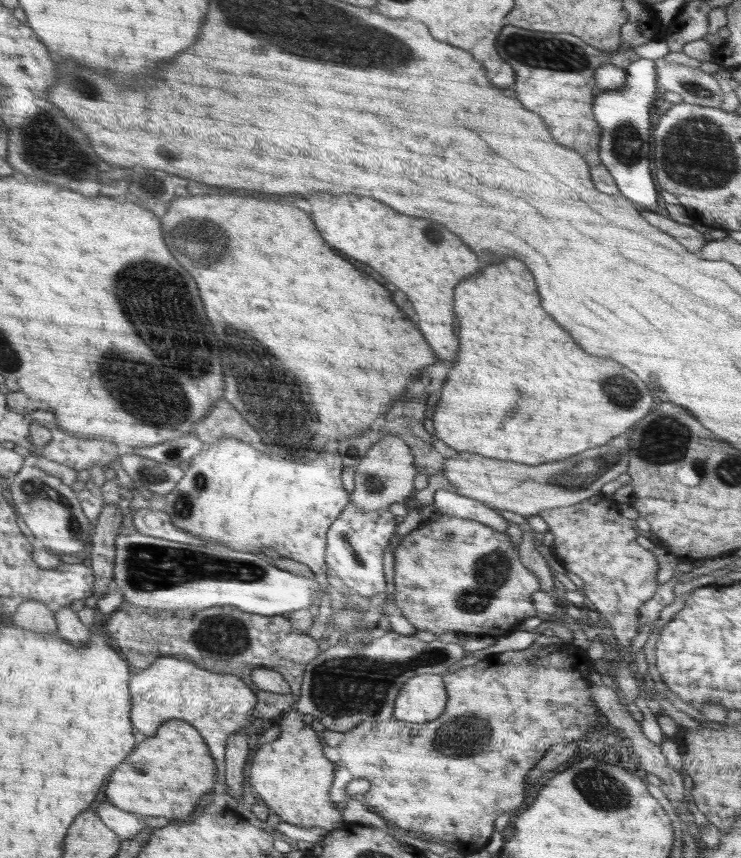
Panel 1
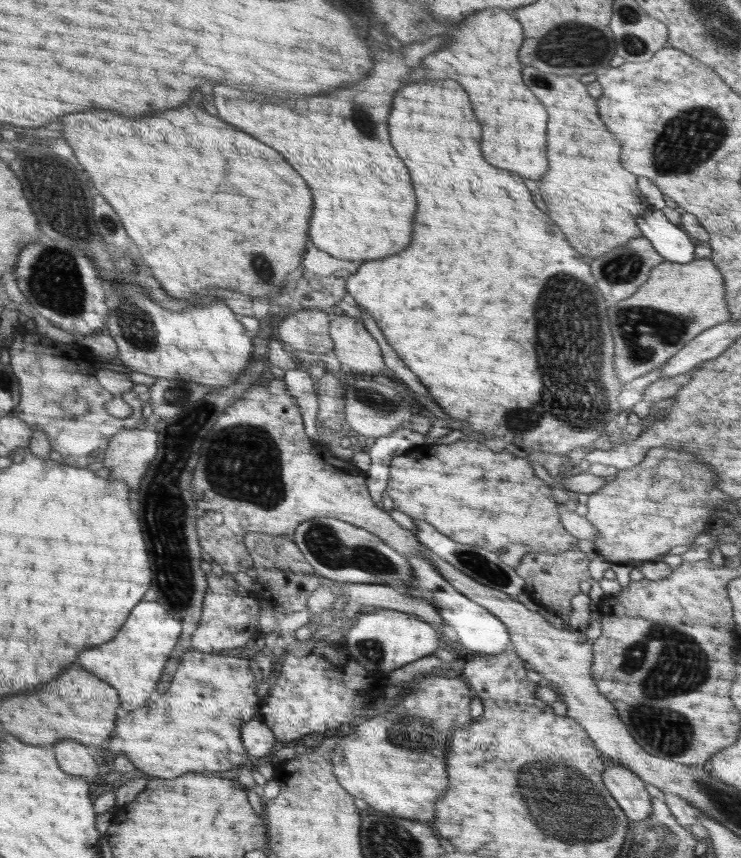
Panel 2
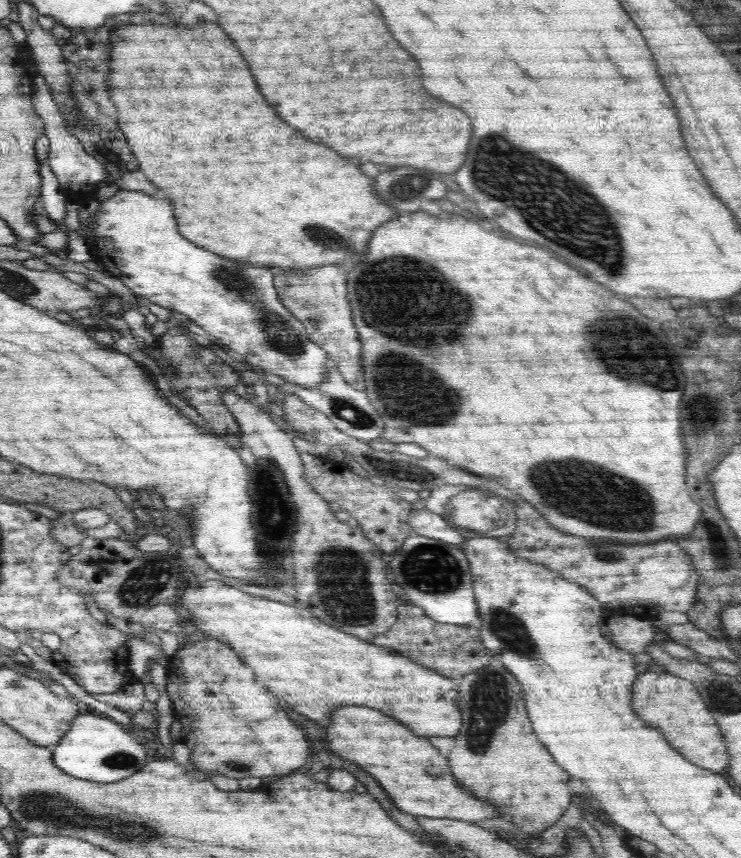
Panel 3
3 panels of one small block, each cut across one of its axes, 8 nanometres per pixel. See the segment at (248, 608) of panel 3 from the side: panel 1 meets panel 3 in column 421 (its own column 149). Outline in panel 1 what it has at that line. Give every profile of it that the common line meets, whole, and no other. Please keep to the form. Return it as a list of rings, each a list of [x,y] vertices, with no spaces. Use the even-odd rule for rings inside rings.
[[[172,655],[160,657],[148,669],[139,670],[130,678],[134,712],[134,728],[140,733],[155,736],[158,727],[170,720],[189,722],[201,735],[203,742],[214,758],[218,770],[217,782],[224,789],[225,743],[231,734],[237,734],[252,721],[252,713],[258,704],[253,691],[241,678],[226,673],[215,673],[192,661]]]

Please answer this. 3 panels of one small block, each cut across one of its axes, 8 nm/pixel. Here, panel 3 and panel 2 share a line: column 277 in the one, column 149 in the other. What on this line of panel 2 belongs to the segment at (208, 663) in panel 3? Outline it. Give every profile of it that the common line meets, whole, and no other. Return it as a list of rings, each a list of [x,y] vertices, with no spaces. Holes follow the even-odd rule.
[[[192,649],[182,654],[170,688],[150,710],[136,710],[128,714],[130,718],[118,718],[118,734],[114,734],[110,746],[106,746],[106,754],[108,758],[122,754],[134,768],[160,778],[178,778],[186,772],[200,770],[230,770],[242,766],[246,760],[246,750],[240,742],[240,726],[258,714],[260,704],[248,659]]]

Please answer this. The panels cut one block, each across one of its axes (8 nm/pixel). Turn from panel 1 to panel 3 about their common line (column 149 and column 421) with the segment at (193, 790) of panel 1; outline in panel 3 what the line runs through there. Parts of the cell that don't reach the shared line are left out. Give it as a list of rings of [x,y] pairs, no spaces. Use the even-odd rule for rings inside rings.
[[[342,706],[342,708],[336,708],[336,710],[332,710],[330,720],[332,720],[332,724],[326,728],[326,742],[328,742],[330,750],[332,750],[334,754],[338,754],[340,758],[350,760],[350,762],[362,766],[372,778],[376,778],[376,780],[380,782],[380,786],[384,788],[386,794],[390,796],[390,800],[392,800],[400,810],[404,810],[404,812],[408,812],[408,814],[414,814],[414,816],[428,816],[428,818],[456,818],[456,820],[468,820],[468,822],[496,819],[488,818],[488,810],[484,810],[484,806],[480,806],[480,802],[472,802],[472,798],[464,798],[464,794],[460,794],[460,790],[456,790],[456,786],[452,786],[452,774],[448,772],[448,760],[446,760],[446,758],[444,758],[444,756],[442,756],[442,754],[440,754],[428,740],[424,740],[424,737],[418,738],[418,736],[416,736],[416,734],[414,734],[414,732],[407,726],[393,720],[393,718],[386,718],[385,714],[380,714],[380,712],[376,712],[376,710],[372,710],[372,708],[366,708],[366,706]]]

